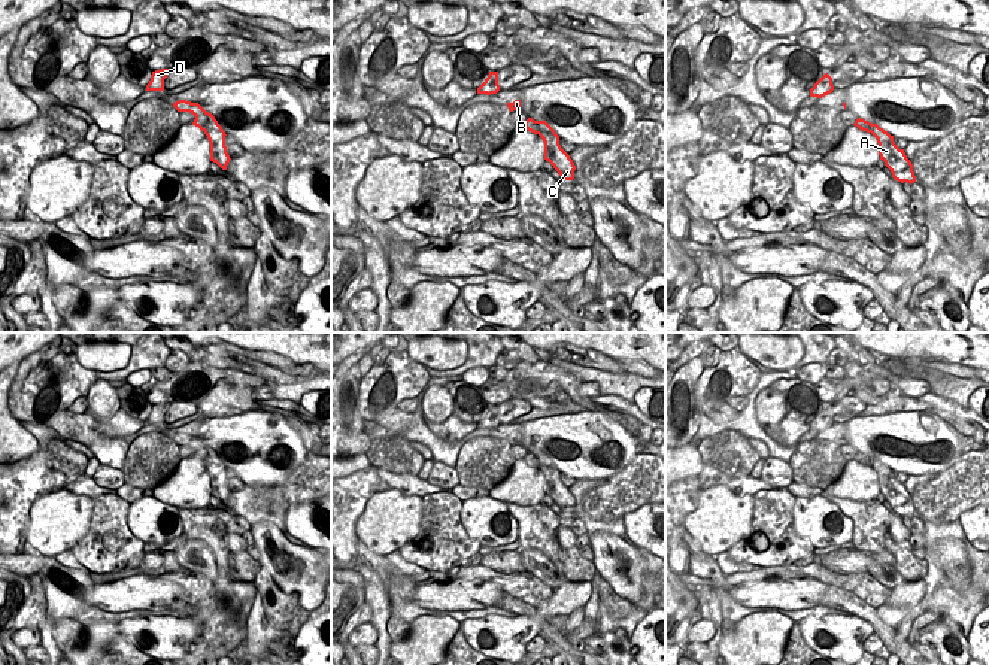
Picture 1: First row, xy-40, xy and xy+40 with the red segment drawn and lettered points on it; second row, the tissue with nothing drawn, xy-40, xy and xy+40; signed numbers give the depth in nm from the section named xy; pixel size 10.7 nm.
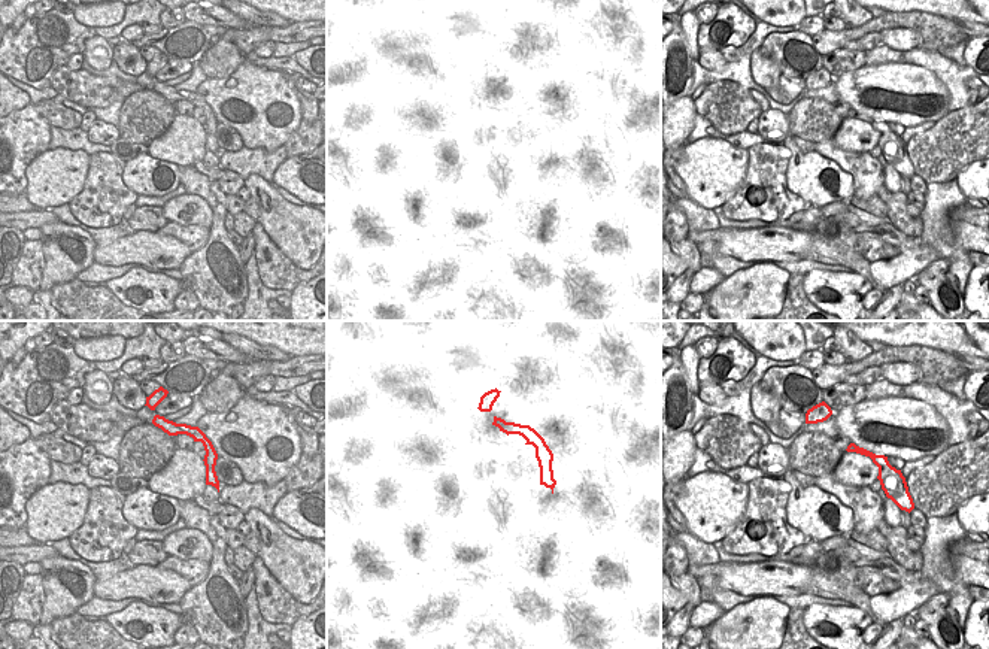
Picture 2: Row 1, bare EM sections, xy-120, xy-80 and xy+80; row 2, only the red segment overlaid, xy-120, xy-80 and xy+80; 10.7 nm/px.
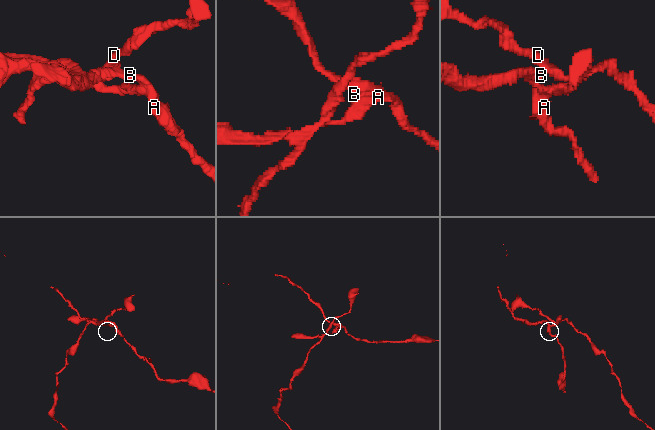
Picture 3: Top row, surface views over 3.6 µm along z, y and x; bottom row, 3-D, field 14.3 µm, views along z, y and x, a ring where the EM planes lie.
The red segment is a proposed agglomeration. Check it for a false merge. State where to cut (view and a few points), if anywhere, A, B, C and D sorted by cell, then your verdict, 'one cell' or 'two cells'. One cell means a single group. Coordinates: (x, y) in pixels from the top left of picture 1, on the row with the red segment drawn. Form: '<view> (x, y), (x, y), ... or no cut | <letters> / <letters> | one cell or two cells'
xy (536, 121), (539, 134) | A B C / D | two cells

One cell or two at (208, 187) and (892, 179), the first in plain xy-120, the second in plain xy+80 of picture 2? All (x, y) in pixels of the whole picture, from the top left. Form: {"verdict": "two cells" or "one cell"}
{"verdict": "two cells"}

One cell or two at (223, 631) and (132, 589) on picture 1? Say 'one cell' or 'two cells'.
two cells

